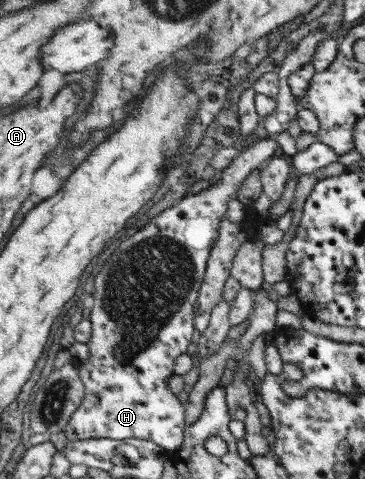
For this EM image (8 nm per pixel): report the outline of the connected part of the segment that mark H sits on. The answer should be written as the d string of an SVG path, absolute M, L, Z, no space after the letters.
M270 136L261 138L261 140L255 140L255 142L249 144L249 146L242 148L238 154L239 156L237 156L237 160L233 160L233 164L222 172L221 179L217 183L217 186L204 188L199 194L181 199L179 204L175 204L173 207L165 209L165 212L161 212L161 214L158 214L153 220L149 220L149 224L143 222L143 228L141 228L141 230L135 230L137 236L133 234L129 240L121 242L121 258L119 258L119 248L117 248L117 252L105 262L103 270L101 270L101 272L97 274L97 278L95 278L95 294L93 294L95 302L89 300L89 304L92 306L90 314L92 337L87 343L90 356L87 364L81 364L79 362L81 379L83 379L83 383L85 383L84 399L81 406L73 413L71 420L63 430L67 442L73 440L89 440L90 438L112 438L114 441L142 438L160 444L169 452L176 452L183 446L186 439L186 428L188 427L186 424L186 406L181 404L181 400L177 398L177 394L171 392L171 388L169 388L169 378L171 378L173 374L176 374L176 360L179 356L187 352L187 346L189 346L189 342L191 342L191 338L193 338L193 334L195 334L196 326L193 326L193 318L196 317L196 306L198 305L201 285L206 275L210 250L217 244L217 240L219 240L219 230L221 230L220 224L222 223L222 218L227 215L227 208L229 208L228 202L240 198L243 181L248 178L251 172L259 169L259 166L263 164L263 160L272 157L279 147L280 144L277 143L275 136Z

